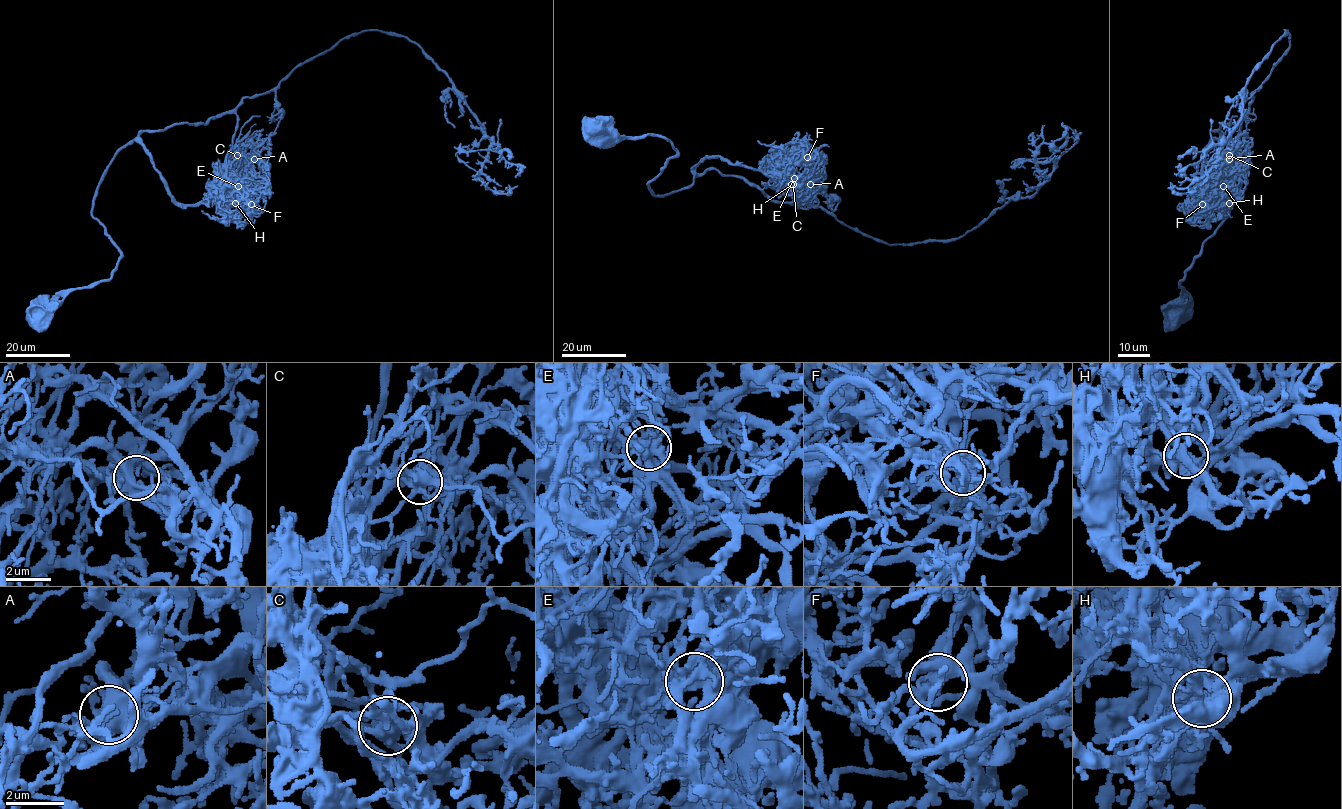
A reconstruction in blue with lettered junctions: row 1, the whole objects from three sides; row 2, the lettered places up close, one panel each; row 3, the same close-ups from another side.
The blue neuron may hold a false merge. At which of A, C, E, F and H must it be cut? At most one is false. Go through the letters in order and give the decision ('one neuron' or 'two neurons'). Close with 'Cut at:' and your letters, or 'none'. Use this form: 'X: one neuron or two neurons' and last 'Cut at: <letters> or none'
A: one neuron
C: two neurons
E: one neuron
F: one neuron
H: one neuron
Cut at: C

